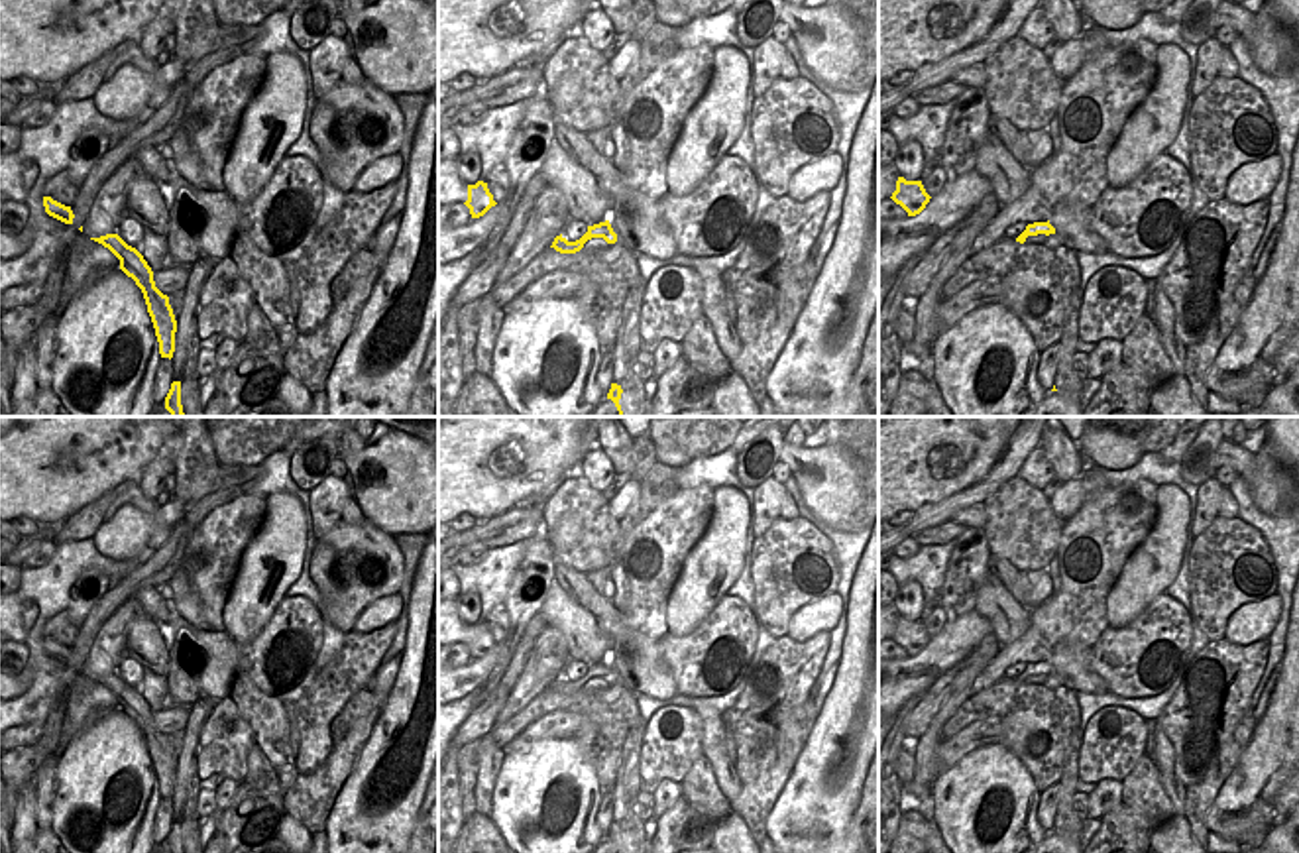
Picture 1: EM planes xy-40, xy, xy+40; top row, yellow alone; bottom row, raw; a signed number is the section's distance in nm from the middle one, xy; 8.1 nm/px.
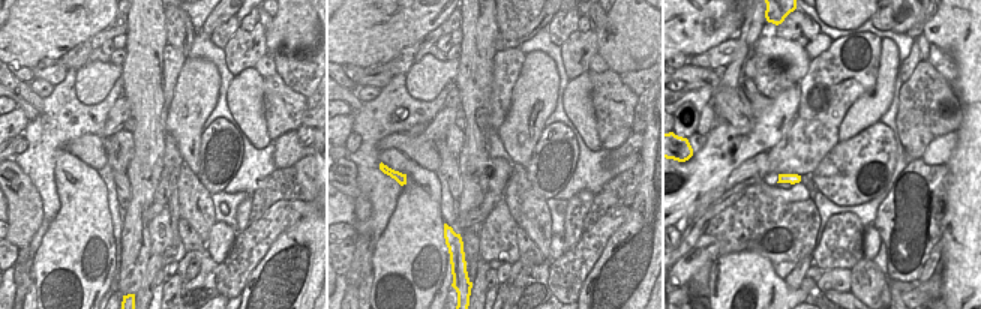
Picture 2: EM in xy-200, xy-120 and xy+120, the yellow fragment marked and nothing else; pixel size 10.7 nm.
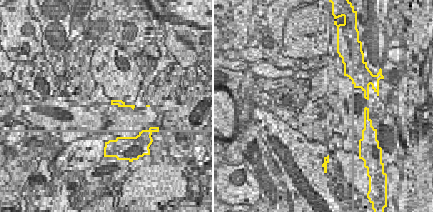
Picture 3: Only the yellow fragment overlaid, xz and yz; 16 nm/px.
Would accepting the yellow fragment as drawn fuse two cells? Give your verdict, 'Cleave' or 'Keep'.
Cleave.

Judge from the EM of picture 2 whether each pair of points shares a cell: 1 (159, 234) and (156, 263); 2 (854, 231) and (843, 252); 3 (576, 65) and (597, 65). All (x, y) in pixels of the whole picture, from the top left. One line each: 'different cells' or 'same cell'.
1: different cells
2: same cell
3: different cells

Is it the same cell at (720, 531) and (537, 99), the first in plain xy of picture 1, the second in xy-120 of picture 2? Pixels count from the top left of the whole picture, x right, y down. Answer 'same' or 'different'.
same

